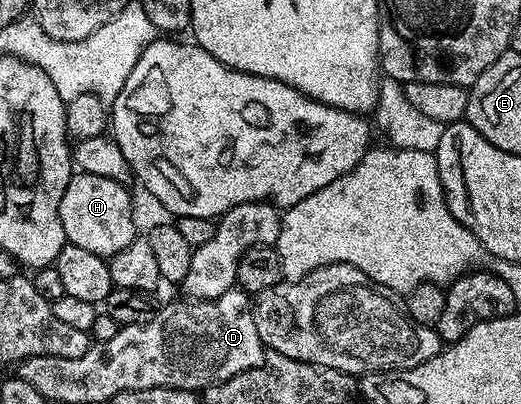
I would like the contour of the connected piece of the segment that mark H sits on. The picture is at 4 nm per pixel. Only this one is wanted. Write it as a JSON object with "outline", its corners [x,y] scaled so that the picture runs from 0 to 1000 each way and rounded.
{"outline":[[[146,426],[132,463],[125,463],[125,483],[117,483],[113,515],[129,604],[163,611],[163,621],[179,621],[179,631],[200,641],[240,621],[240,611],[248,611],[248,601],[255,601],[263,584],[259,527],[251,520],[251,473],[246,460],[217,443]]]}

